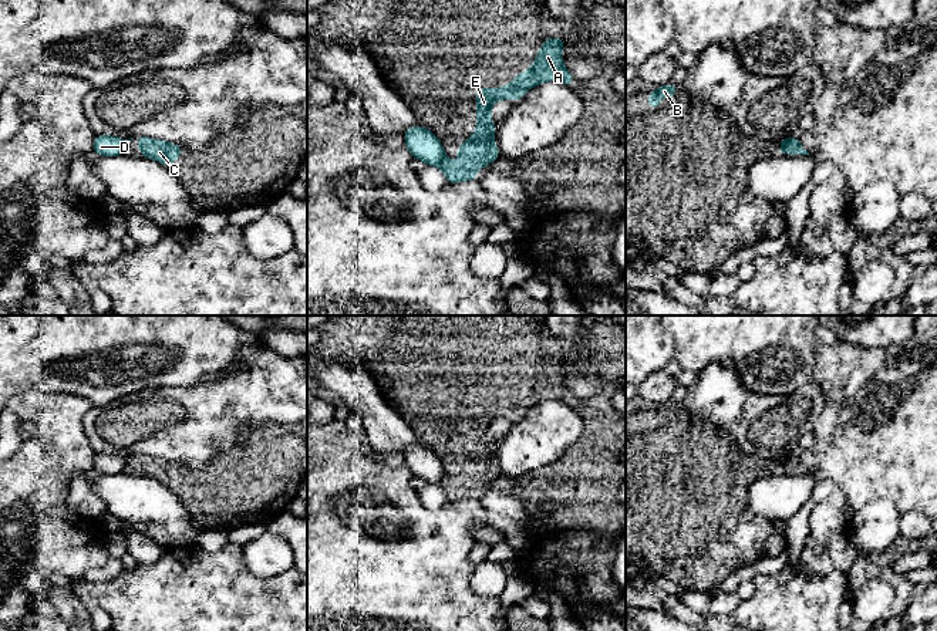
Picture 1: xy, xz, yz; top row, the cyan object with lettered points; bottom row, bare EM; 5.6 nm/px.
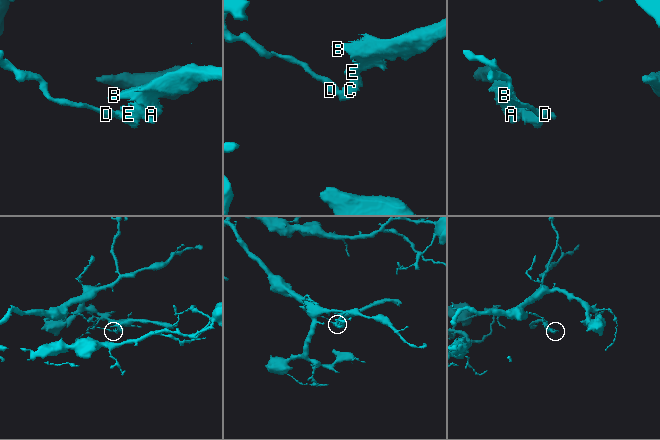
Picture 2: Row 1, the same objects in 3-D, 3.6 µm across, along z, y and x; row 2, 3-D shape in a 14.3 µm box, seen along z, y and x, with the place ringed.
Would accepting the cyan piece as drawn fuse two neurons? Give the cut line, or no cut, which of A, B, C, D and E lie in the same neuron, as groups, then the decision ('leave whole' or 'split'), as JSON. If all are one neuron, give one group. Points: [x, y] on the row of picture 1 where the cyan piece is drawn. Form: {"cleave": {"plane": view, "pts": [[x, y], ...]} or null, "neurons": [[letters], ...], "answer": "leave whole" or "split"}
{"cleave": {"plane": "xz", "pts": [[445, 154], [438, 165]]}, "neurons": [["A", "B", "C", "E"], ["D"]], "answer": "split"}

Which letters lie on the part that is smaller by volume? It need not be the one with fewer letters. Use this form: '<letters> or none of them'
A, B, C, E

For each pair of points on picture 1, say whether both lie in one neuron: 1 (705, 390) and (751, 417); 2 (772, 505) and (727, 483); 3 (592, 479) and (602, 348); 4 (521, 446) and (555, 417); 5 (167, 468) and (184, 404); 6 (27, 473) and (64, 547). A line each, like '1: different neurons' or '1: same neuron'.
1: same neuron
2: different neurons
3: same neuron
4: same neuron
5: different neurons
6: same neuron

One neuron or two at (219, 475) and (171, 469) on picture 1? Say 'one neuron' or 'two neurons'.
one neuron

